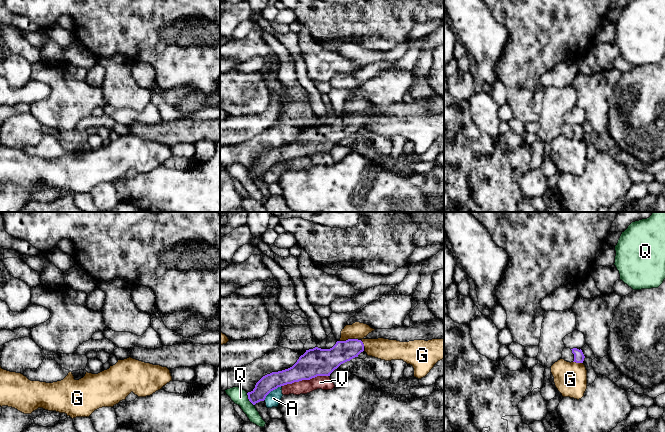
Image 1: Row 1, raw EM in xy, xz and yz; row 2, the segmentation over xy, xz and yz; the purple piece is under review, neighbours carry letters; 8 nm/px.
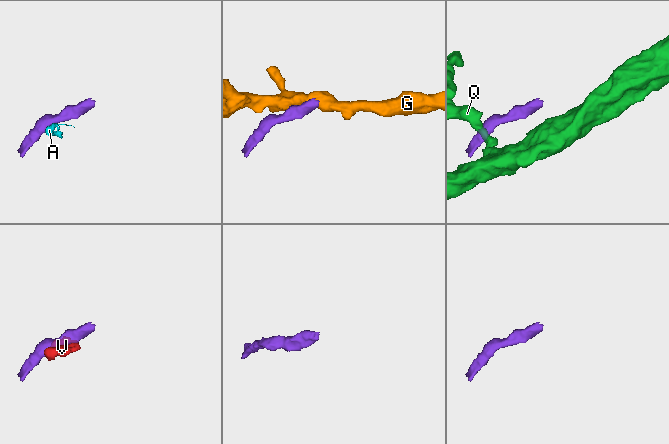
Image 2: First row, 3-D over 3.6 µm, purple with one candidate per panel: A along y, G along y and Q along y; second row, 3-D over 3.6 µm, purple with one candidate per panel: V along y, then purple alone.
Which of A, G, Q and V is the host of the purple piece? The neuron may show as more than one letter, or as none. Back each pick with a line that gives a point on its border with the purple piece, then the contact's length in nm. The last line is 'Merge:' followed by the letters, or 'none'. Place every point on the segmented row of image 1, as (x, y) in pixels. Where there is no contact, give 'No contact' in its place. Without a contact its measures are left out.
Merge: none

